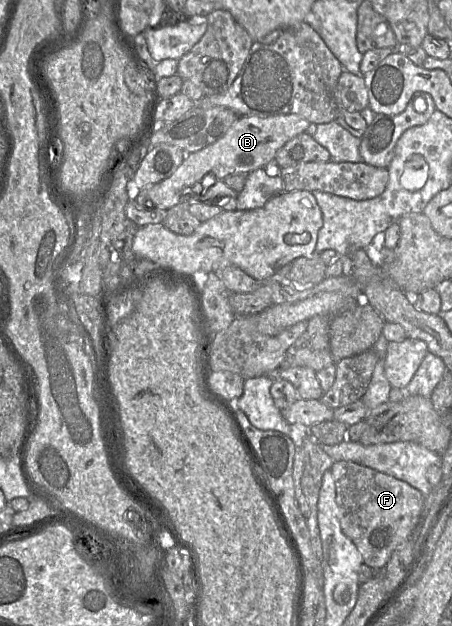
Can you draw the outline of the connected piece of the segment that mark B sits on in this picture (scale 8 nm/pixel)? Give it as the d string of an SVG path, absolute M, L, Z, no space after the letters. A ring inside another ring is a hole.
M296 114L269 117L239 116L221 138L197 152L186 154L182 164L170 177L134 193L134 200L145 210L169 210L194 197L192 186L196 182L202 182L209 173L214 174L218 180L223 180L232 174L249 174L264 168L286 142L306 132L309 125L308 120Z

